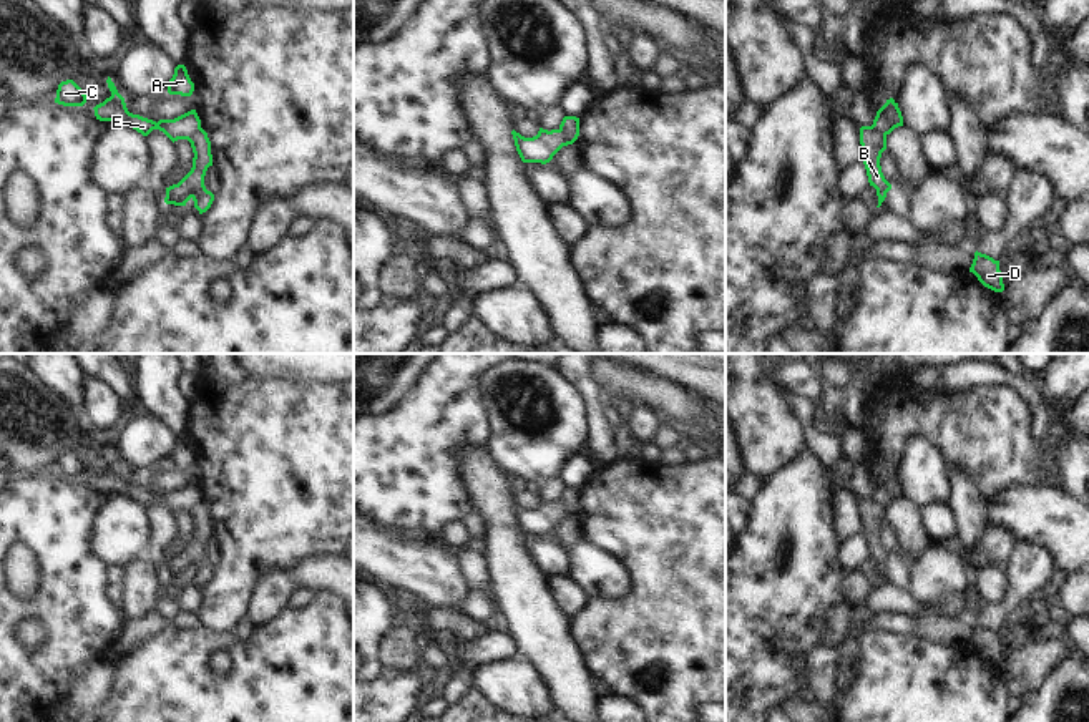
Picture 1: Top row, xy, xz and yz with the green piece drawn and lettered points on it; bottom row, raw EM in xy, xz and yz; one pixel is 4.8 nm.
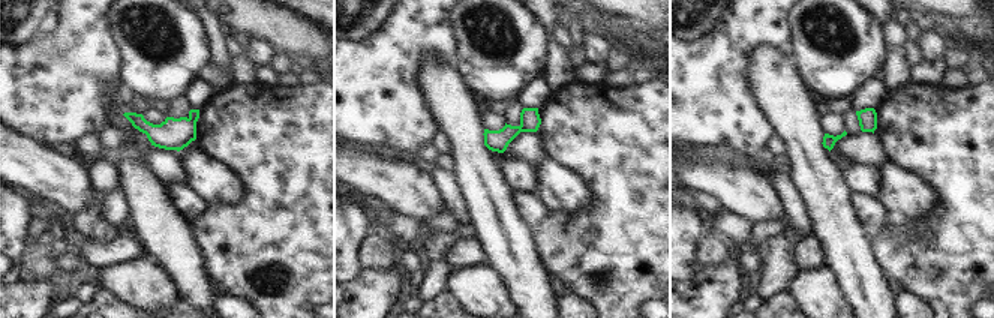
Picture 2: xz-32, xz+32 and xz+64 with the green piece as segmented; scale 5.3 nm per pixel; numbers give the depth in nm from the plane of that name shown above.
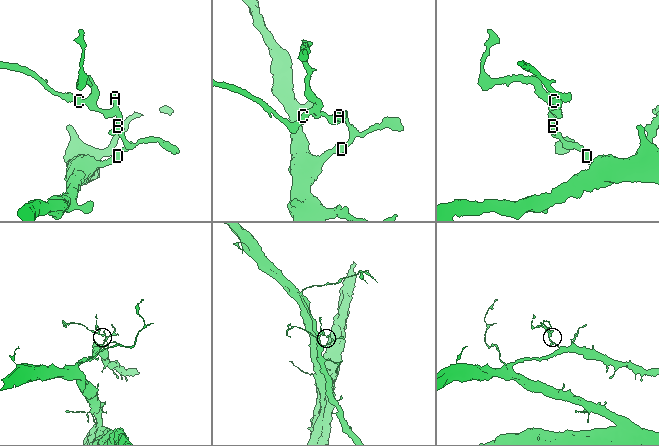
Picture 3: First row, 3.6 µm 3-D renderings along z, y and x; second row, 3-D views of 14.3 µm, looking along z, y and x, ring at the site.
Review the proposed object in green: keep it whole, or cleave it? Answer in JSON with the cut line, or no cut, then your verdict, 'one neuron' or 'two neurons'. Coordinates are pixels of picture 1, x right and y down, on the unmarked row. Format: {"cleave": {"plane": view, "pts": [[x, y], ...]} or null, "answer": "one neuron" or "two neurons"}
{"cleave": {"plane": "yz", "pts": [[872, 497], [885, 508]]}, "answer": "two neurons"}

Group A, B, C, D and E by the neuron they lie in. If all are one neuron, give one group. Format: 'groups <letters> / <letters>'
groups A C E / B D

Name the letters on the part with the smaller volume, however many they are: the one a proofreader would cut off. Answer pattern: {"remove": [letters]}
{"remove": ["A", "C", "E"]}

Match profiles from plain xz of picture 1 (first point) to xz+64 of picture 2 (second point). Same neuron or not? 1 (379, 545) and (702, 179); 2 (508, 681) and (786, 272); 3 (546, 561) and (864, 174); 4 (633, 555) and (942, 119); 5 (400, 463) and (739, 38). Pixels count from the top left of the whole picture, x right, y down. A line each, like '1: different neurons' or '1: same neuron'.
1: same neuron
2: different neurons
3: same neuron
4: same neuron
5: same neuron

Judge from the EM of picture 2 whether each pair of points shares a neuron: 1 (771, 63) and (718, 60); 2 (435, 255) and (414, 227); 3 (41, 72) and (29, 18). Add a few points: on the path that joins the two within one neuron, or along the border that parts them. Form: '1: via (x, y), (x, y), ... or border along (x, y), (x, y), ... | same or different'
1: border along (777, 47), (759, 45), (751, 54), (753, 96) | different
2: via (435, 248), (435, 243), (422, 230) | same
3: border along (47, 24), (32, 39), (15, 45) | different

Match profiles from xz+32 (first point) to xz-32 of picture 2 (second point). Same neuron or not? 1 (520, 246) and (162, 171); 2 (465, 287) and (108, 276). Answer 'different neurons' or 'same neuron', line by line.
1: different neurons
2: same neuron

